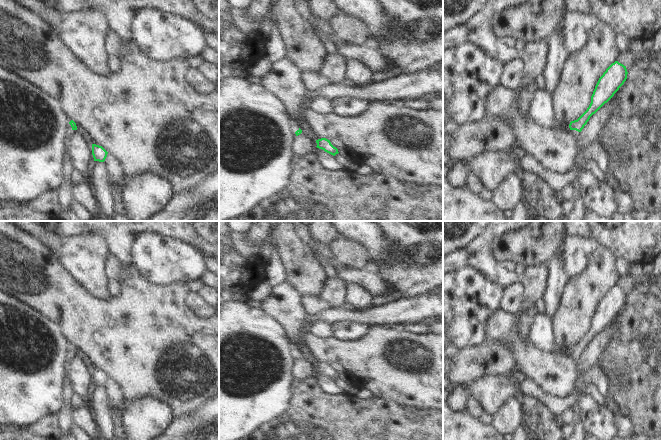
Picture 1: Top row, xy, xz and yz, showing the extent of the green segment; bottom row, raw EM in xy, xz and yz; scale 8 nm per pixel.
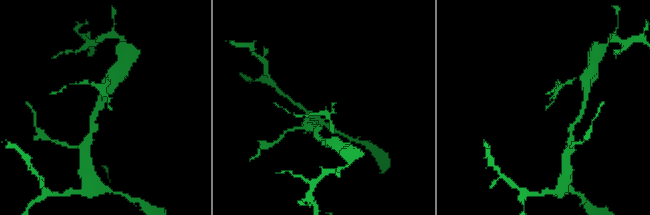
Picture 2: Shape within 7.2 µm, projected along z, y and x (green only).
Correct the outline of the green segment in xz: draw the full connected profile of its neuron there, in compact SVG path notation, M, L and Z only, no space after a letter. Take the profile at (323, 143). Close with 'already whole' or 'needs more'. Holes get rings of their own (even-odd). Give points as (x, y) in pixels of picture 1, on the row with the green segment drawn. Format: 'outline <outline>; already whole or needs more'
outline M321 138L316 140L317 143L317 148L324 150L325 152L335 156L336 154L338 154L338 149L336 147L334 147L330 140L326 139L326 138Z; already whole

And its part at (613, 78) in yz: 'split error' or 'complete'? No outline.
split error

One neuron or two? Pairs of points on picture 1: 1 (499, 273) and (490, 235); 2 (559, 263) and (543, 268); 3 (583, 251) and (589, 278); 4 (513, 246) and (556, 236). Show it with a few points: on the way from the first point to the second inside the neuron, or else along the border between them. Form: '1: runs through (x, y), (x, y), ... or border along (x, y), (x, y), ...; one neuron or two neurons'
1: runs through (490, 264), (486, 260), (486, 244); one neuron
2: border along (548, 262), (548, 278), (545, 289); two neurons
3: border along (599, 245), (587, 264), (569, 277); two neurons
4: runs through (524, 245), (532, 244), (545, 236); one neuron

